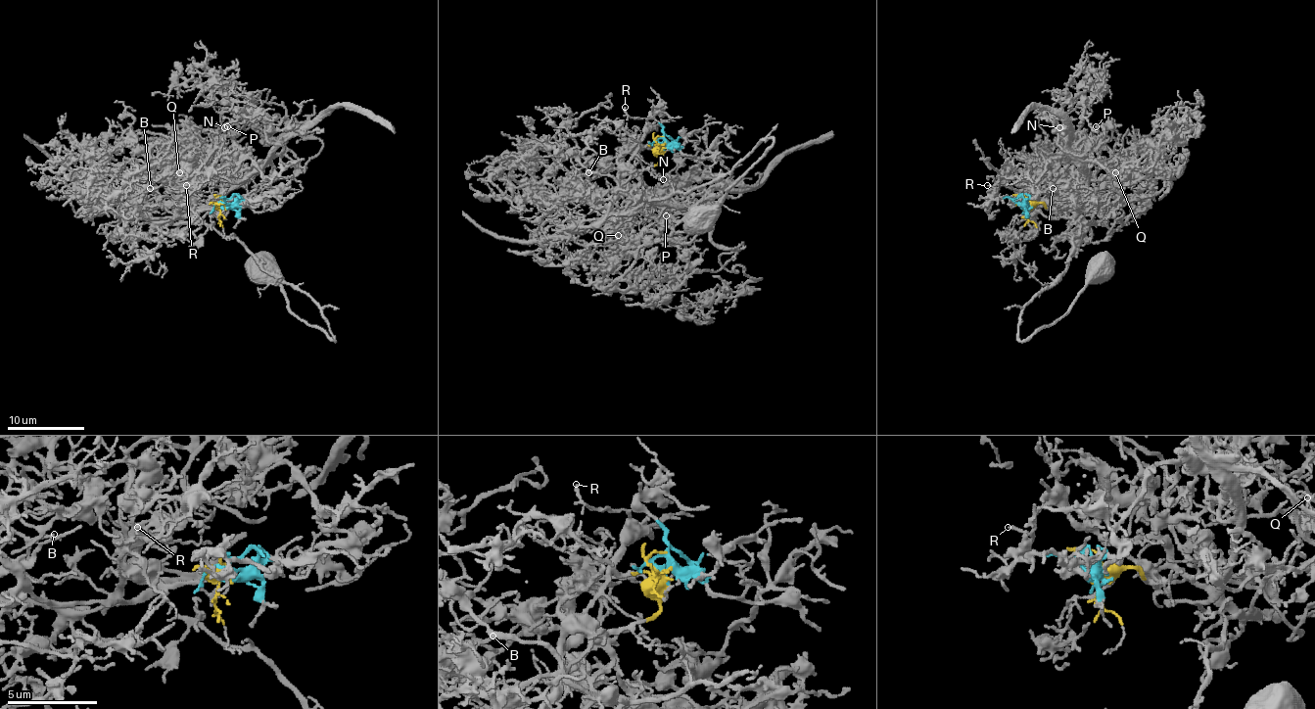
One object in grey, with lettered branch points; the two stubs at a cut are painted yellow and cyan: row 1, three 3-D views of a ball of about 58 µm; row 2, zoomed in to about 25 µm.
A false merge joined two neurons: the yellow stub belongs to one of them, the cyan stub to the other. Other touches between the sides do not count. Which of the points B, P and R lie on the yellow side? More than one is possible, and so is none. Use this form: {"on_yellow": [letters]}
{"on_yellow": ["R"]}

